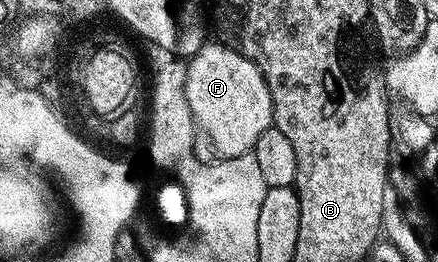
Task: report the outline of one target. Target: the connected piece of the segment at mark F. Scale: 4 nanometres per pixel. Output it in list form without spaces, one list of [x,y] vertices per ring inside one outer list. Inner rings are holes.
[[[213,41],[203,44],[197,52],[189,55],[188,61],[185,63],[184,96],[195,129],[192,150],[200,162],[232,160],[236,156],[251,153],[256,140],[274,124],[272,98],[266,81],[254,62],[243,58],[237,49],[231,48],[221,41]]]

